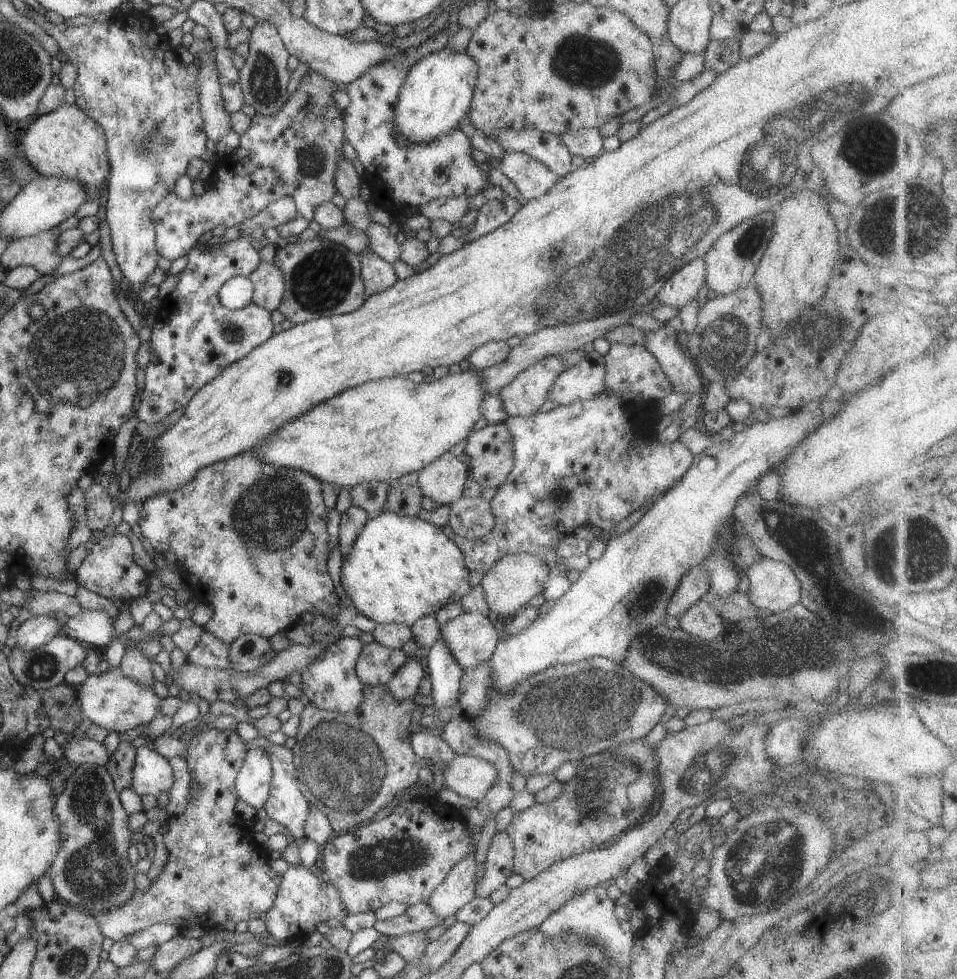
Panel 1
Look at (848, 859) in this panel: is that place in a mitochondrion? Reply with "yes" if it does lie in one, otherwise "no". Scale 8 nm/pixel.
no

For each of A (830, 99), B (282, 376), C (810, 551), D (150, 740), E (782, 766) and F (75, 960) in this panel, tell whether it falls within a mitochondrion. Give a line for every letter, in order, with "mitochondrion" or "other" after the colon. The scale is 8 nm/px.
A: mitochondrion
B: mitochondrion
C: mitochondrion
D: other
E: other
F: mitochondrion

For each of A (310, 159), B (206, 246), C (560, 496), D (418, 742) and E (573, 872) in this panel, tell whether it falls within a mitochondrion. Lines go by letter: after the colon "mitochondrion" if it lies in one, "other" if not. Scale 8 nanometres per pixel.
A: mitochondrion
B: other
C: mitochondrion
D: other
E: other

